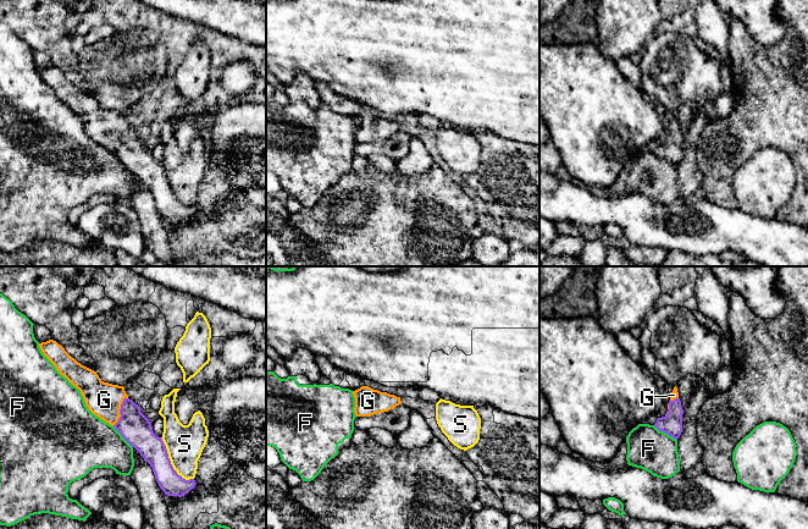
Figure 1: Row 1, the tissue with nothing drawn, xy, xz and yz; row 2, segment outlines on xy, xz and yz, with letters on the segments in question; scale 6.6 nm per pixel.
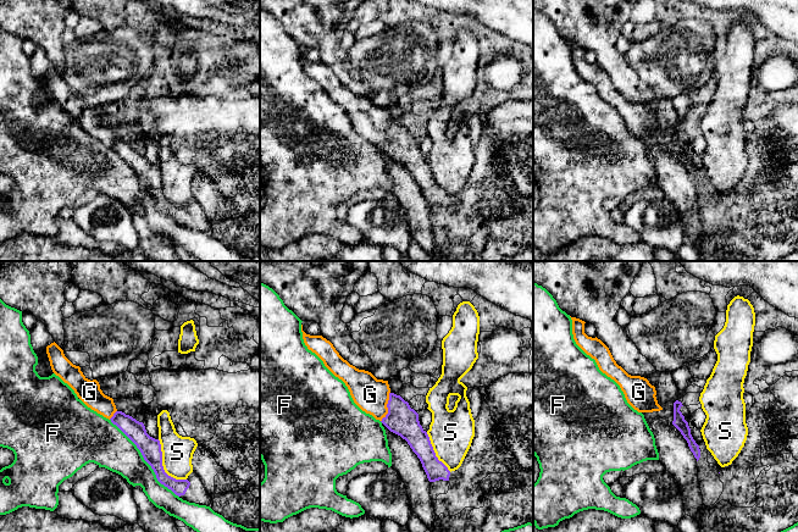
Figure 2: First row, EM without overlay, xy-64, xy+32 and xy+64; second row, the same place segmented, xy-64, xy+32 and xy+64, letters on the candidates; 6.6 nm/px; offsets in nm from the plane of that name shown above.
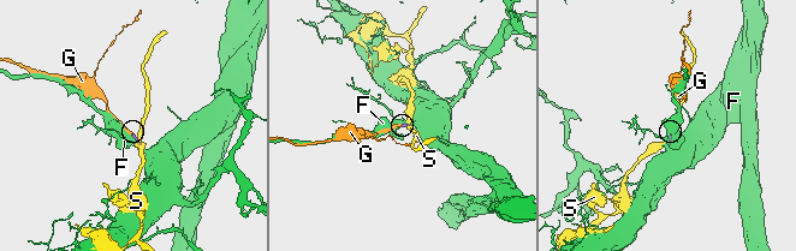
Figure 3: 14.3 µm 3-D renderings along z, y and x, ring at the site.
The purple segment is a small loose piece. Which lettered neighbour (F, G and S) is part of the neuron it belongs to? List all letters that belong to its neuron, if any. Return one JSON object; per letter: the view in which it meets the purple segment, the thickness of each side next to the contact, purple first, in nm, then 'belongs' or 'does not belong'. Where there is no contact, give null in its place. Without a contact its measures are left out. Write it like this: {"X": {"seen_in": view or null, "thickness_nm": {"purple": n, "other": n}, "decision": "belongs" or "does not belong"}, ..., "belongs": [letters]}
{"F": {"seen_in": "yz", "thickness_nm": {"purple": 140, "other": 280}, "decision": "does not belong"}, "G": {"seen_in": "xy", "thickness_nm": {"purple": 200, "other": 240}, "decision": "belongs"}, "S": {"seen_in": "xy", "thickness_nm": {"purple": 170, "other": 260}, "decision": "does not belong"}, "belongs": ["G"]}

